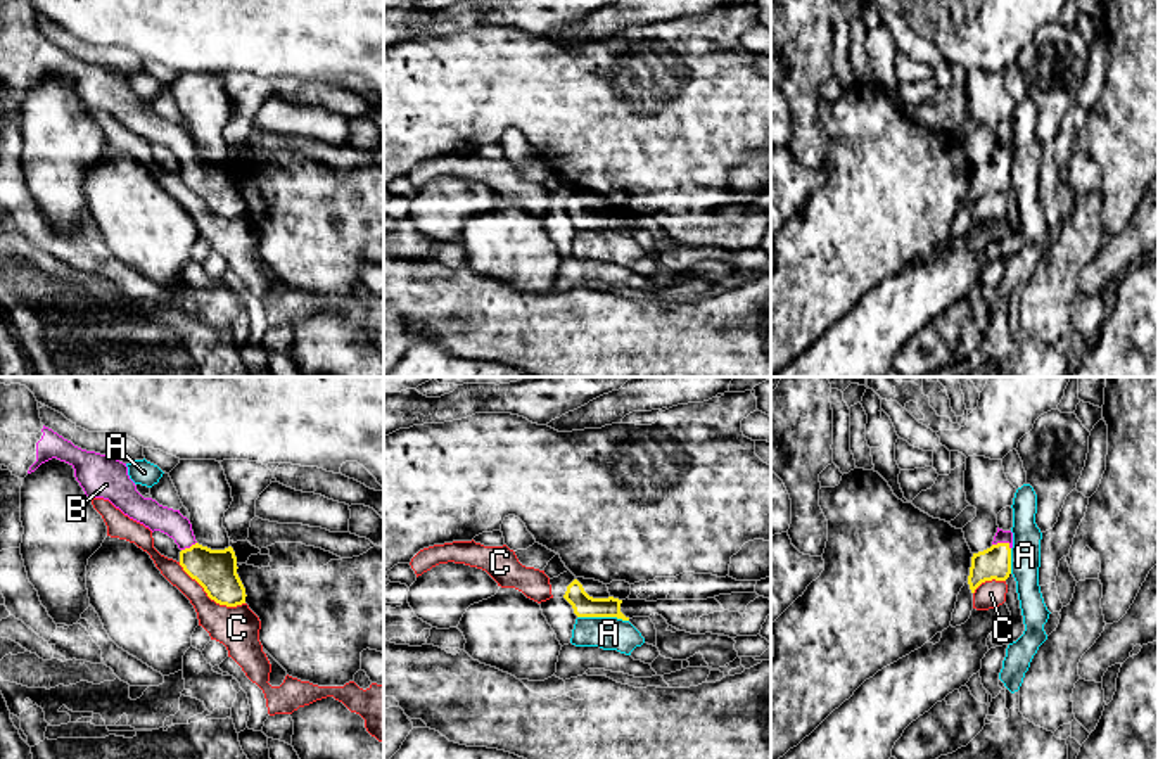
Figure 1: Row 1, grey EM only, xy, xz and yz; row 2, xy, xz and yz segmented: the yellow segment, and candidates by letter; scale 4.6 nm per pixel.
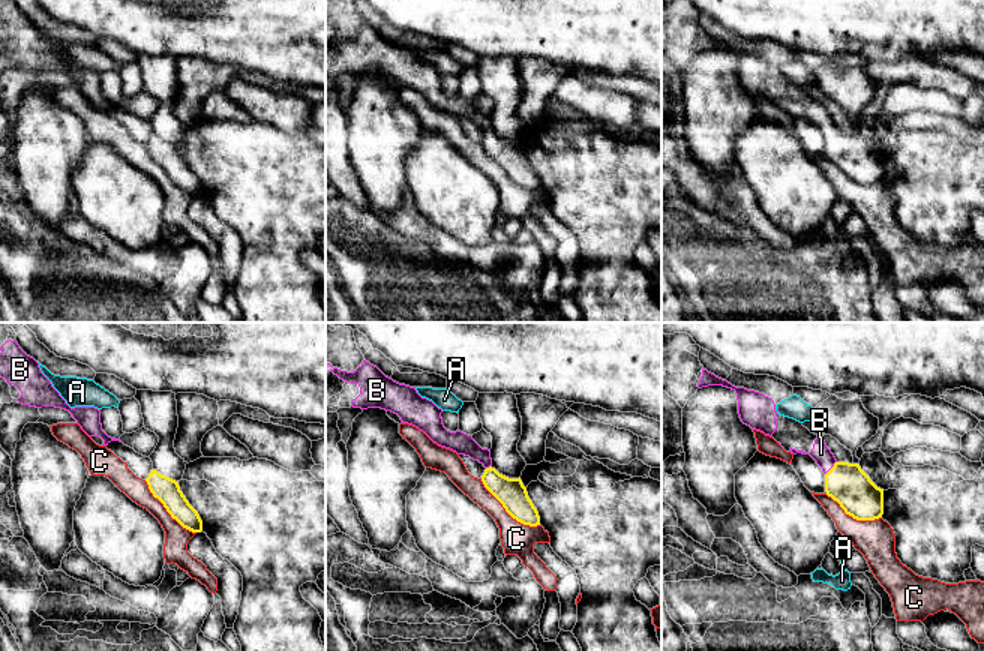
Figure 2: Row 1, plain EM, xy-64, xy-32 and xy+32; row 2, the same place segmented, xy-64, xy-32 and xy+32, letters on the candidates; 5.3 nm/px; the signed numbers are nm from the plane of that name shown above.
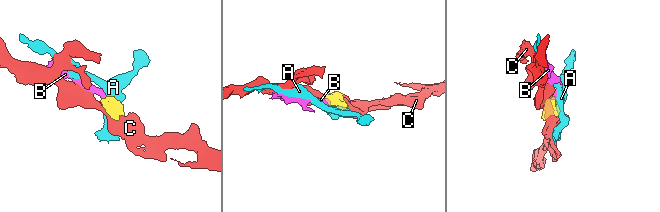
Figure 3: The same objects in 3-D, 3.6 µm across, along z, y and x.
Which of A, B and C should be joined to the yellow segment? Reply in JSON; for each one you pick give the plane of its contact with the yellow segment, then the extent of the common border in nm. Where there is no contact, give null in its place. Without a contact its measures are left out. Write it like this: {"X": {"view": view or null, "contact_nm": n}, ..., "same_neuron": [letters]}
{"B": {"view": "yz", "contact_nm": 90}, "same_neuron": ["B"]}

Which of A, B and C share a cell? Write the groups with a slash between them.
A / B / C

